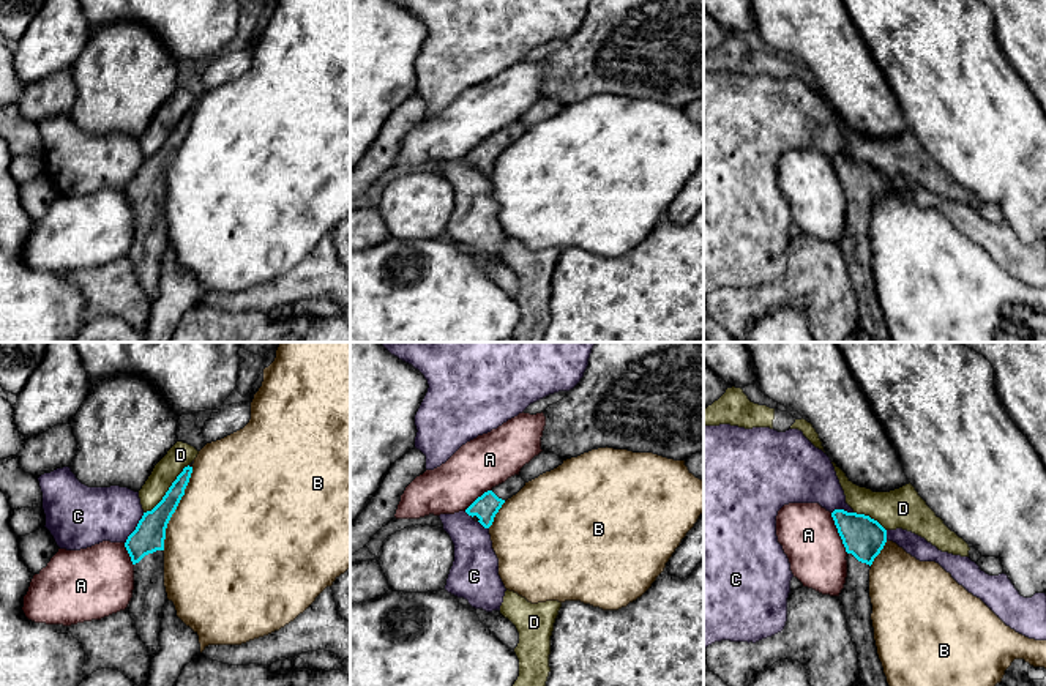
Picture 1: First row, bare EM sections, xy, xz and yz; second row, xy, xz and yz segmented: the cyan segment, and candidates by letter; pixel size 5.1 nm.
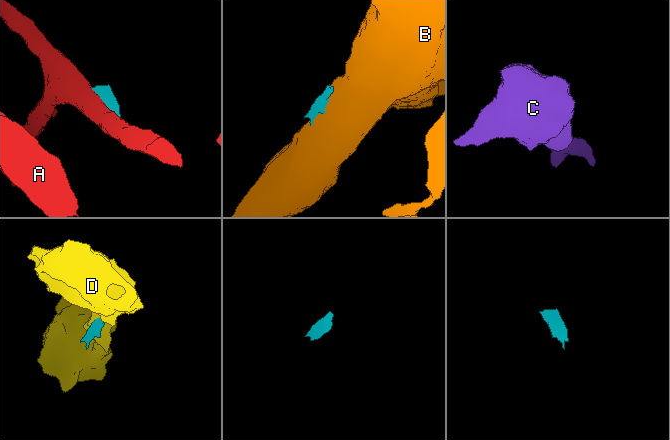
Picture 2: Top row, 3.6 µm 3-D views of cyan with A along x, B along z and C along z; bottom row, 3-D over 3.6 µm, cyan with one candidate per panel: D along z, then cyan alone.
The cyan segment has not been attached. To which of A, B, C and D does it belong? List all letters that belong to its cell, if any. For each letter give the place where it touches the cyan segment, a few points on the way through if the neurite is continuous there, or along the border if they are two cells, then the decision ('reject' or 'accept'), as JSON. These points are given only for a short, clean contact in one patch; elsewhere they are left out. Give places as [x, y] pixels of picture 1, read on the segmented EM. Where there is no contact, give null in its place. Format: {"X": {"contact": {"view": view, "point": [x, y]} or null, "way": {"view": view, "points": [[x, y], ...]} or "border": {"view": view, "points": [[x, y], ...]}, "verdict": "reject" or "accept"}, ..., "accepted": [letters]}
{"A": {"contact": {"view": "yz", "point": [838, 532]}, "verdict": "reject"}, "B": {"contact": {"view": "xy", "point": [175, 508]}, "verdict": "reject"}, "C": {"contact": {"view": "xy", "point": [136, 529]}, "verdict": "reject"}, "D": {"contact": {"view": "xy", "point": [168, 491]}, "verdict": "reject"}, "accepted": []}

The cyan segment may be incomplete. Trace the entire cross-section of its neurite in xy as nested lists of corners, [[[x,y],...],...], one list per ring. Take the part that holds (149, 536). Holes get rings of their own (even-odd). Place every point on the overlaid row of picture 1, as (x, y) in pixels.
[[[192,467],[183,468],[163,500],[151,511],[144,513],[125,542],[134,565],[134,590],[126,610],[136,621],[137,636],[151,658],[159,647],[163,607],[167,599],[163,552],[166,528],[185,495],[191,473]]]

